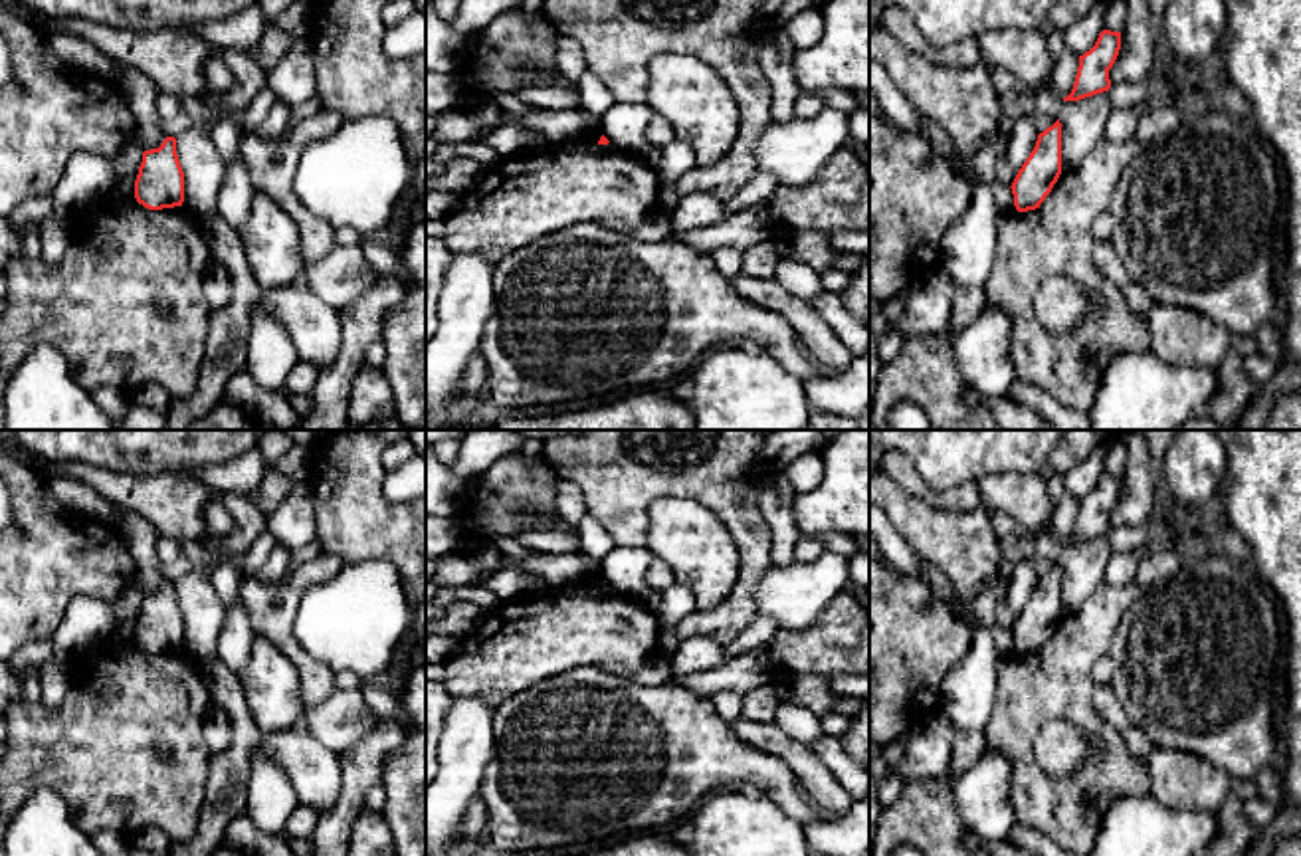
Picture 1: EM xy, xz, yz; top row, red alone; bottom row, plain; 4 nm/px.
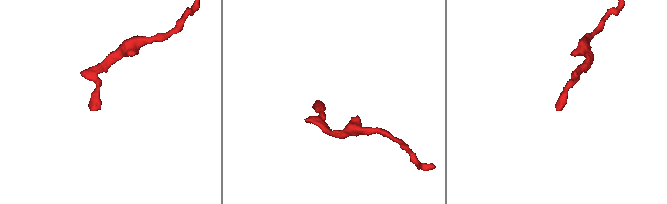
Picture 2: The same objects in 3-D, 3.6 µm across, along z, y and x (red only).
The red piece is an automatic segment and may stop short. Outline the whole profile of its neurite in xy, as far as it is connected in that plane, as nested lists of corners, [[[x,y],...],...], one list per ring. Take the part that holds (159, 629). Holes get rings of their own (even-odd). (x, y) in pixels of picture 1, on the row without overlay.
[[[166,581],[158,592],[143,596],[135,624],[135,642],[149,654],[182,650],[184,616],[176,598],[174,581]]]

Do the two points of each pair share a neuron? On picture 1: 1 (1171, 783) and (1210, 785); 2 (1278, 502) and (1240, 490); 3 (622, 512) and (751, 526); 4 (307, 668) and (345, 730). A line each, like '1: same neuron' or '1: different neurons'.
1: same neuron
2: same neuron
3: same neuron
4: different neurons

